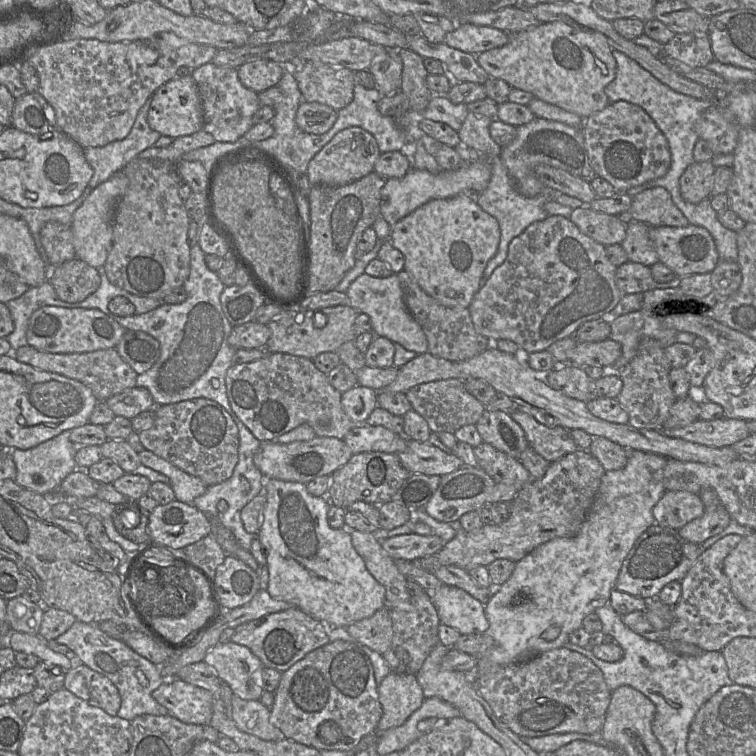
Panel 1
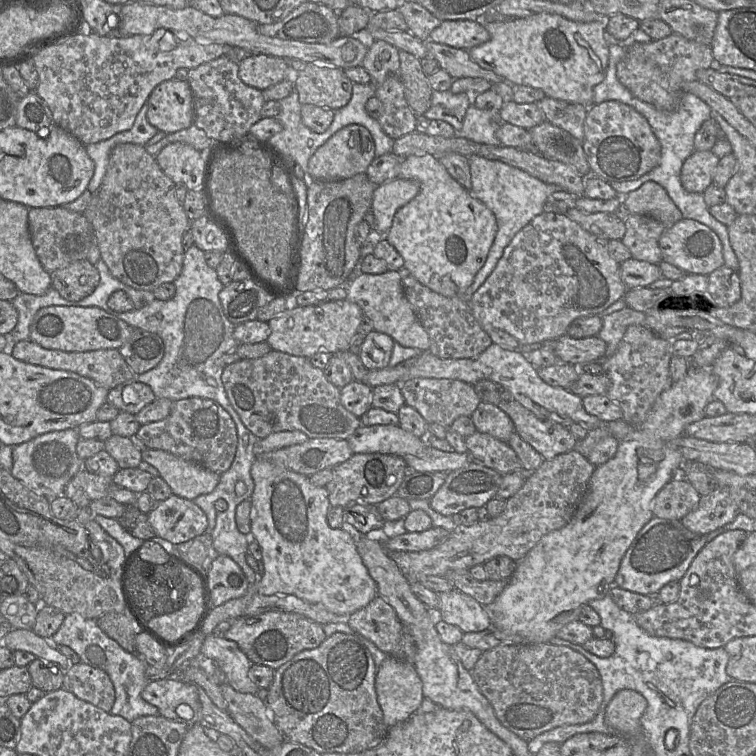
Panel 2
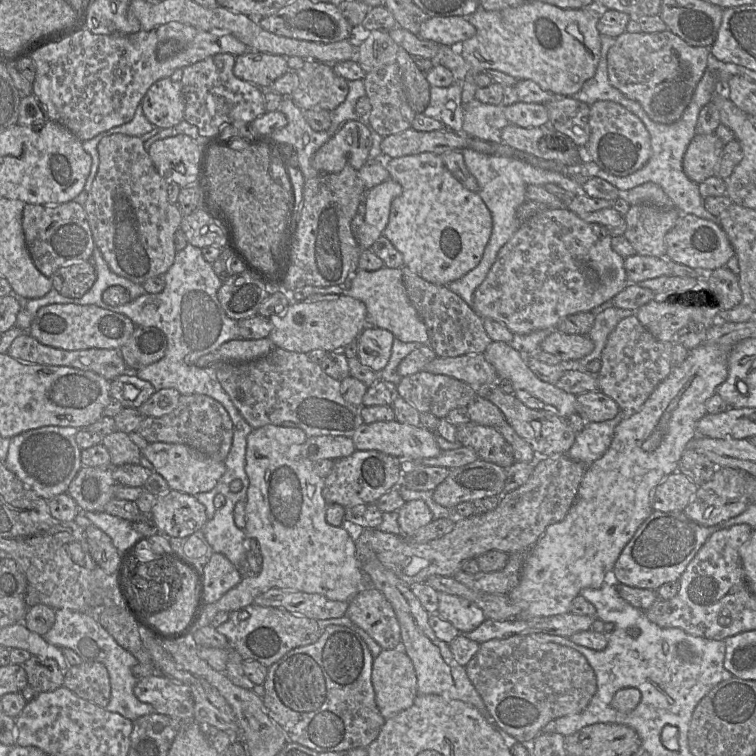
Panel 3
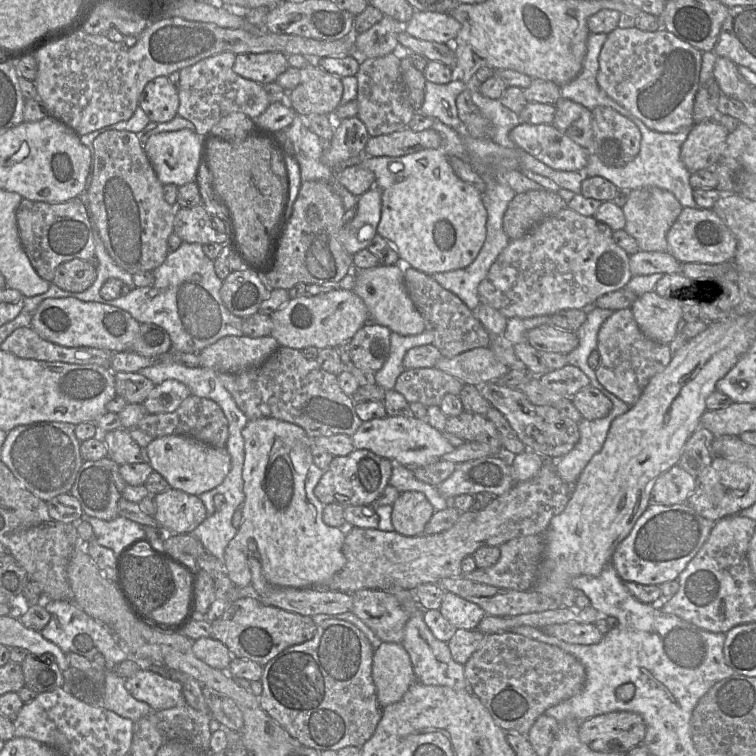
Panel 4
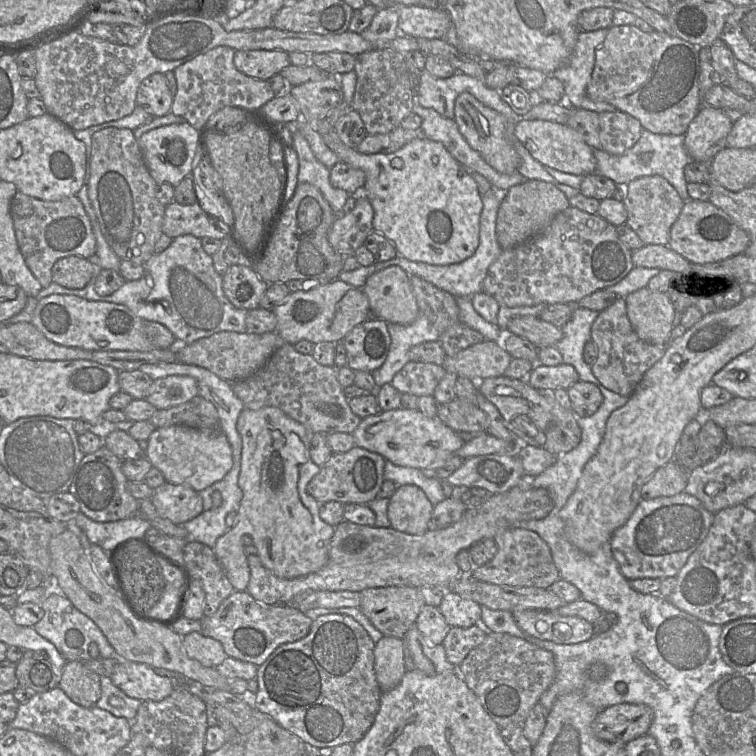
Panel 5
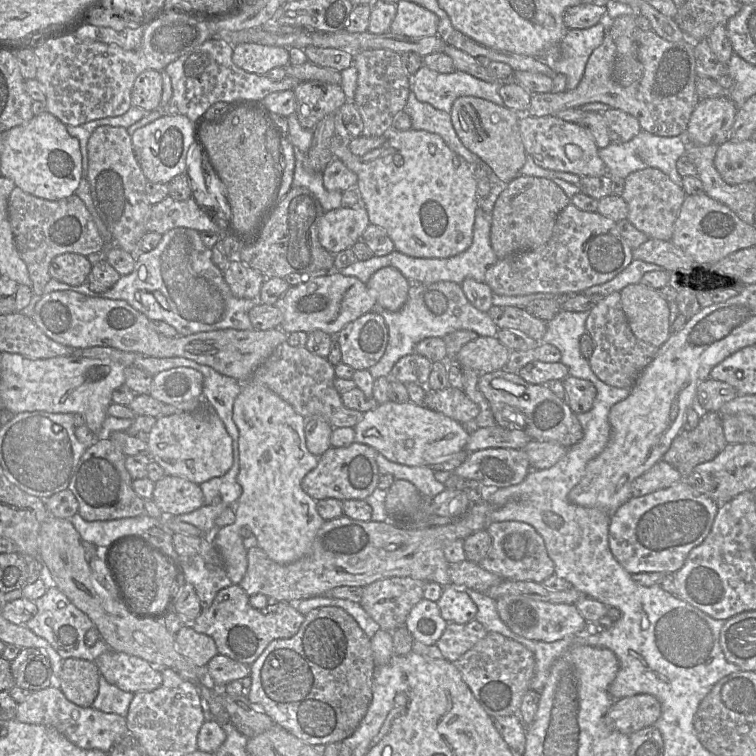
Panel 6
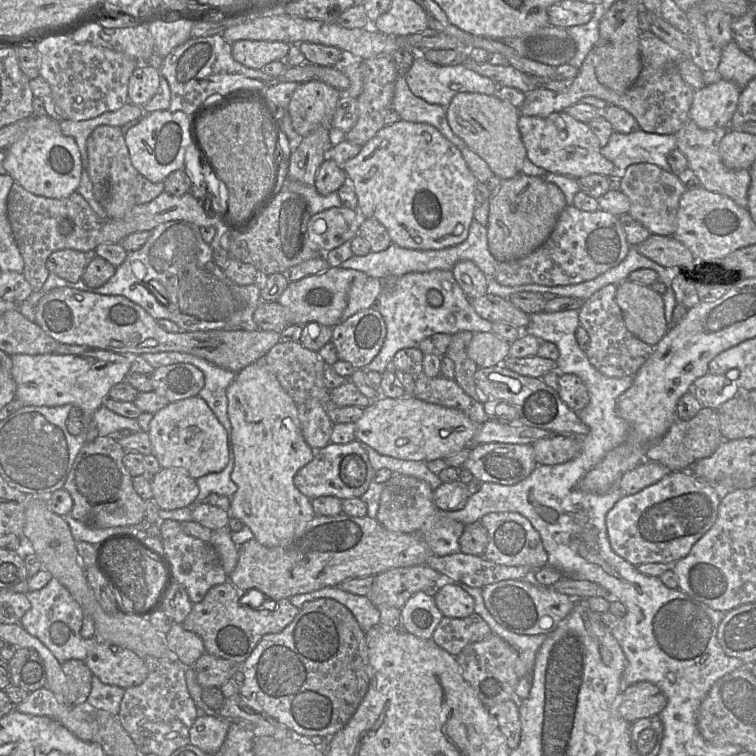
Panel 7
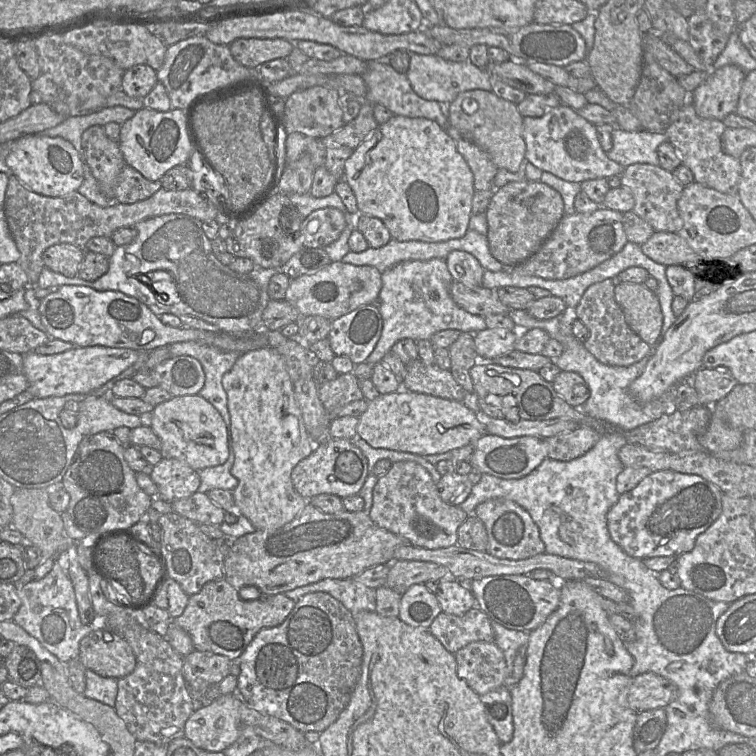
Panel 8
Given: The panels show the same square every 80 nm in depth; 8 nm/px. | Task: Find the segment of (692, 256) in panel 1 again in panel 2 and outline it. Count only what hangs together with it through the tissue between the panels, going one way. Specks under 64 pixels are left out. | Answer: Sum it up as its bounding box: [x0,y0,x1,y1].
[659,219,724,276]

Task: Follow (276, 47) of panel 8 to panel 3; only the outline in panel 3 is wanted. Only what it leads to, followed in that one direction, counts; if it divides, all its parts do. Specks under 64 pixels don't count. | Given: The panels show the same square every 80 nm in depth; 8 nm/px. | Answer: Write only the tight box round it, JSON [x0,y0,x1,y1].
[234,51,290,88]

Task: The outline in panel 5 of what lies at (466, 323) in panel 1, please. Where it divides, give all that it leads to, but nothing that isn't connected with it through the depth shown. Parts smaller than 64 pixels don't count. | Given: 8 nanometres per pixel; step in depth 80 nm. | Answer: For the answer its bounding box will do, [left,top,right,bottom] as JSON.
[409,275,485,356]

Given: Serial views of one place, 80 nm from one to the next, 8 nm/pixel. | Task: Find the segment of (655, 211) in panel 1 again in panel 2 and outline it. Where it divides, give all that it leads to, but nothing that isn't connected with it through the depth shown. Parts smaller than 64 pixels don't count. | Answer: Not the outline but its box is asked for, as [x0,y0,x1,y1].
[622,181,683,226]

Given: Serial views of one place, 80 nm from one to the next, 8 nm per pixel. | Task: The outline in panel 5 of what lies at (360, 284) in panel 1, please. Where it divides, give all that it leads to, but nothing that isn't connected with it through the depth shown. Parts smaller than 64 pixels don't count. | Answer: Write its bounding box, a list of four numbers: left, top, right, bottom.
[362,265,420,325]

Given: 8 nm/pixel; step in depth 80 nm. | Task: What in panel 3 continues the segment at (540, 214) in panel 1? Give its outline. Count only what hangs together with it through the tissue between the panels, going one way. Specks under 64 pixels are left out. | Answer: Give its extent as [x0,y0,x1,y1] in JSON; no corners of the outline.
[447,149,583,309]

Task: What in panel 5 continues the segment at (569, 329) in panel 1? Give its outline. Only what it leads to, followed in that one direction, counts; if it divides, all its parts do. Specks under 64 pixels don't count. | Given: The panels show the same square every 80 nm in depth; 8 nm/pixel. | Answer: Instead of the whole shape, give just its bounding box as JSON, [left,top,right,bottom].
[482,206,634,310]

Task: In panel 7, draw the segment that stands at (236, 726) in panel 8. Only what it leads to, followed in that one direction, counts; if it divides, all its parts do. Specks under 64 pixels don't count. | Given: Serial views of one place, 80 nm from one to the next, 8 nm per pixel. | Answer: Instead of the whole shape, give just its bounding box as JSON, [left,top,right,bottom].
[189,715,232,754]

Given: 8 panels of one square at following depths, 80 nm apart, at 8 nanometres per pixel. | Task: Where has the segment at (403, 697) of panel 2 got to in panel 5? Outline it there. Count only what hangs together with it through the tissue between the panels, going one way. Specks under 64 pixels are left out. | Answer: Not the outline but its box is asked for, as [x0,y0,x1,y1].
[374,636,406,692]

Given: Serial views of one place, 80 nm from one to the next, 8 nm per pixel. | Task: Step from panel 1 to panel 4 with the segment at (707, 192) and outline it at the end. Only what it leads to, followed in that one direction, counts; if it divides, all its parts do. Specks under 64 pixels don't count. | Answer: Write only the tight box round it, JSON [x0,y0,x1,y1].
[681,120,728,171]

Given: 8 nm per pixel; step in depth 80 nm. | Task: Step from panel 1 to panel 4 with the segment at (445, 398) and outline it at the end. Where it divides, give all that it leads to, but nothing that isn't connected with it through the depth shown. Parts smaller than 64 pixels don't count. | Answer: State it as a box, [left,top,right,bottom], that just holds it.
[394,367,463,408]

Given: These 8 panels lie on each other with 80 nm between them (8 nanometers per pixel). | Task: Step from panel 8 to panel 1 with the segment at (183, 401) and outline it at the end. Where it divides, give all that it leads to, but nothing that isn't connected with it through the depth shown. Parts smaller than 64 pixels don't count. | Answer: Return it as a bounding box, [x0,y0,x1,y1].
[138,449,208,504]

